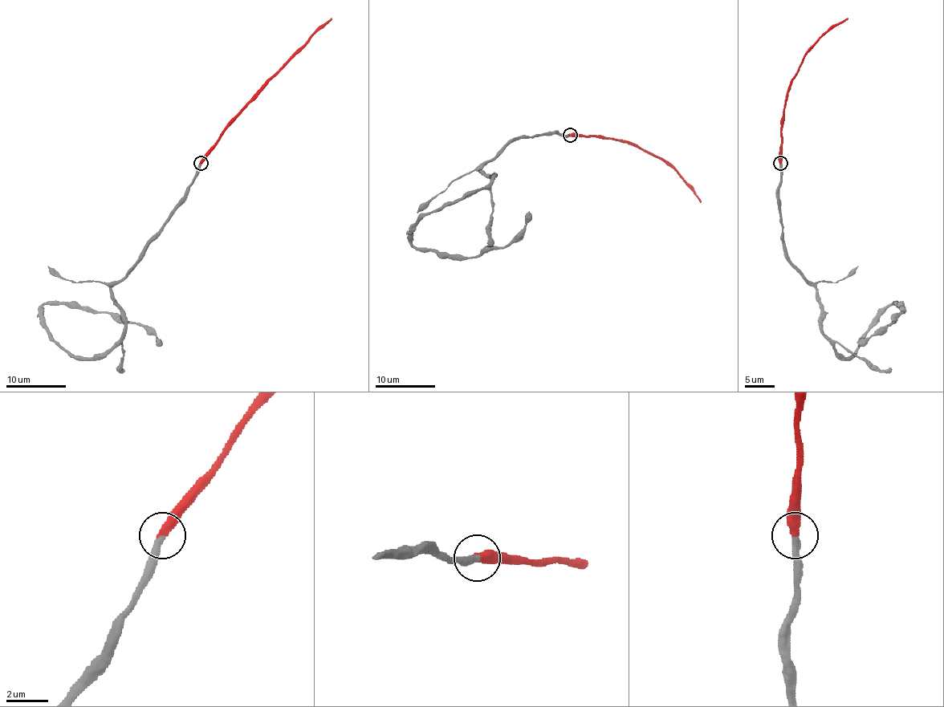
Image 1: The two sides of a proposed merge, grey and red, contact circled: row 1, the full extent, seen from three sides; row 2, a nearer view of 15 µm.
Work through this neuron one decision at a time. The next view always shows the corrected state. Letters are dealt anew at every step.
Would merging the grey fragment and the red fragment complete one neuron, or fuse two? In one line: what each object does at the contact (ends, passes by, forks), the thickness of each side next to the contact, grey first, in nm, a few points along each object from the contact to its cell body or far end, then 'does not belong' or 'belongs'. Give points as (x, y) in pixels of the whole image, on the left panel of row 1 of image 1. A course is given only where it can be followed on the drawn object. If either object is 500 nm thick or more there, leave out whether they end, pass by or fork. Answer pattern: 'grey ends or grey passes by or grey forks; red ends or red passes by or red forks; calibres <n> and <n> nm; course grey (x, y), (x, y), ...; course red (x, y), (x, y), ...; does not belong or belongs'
grey ends; red ends; calibres 320 and 440 nm; course grey (201, 163), (111, 288), (125, 331), (108, 349), (75, 358), (42, 306), (107, 312), (160, 345); course red (201, 163), (226, 123), (331, 18); belongs

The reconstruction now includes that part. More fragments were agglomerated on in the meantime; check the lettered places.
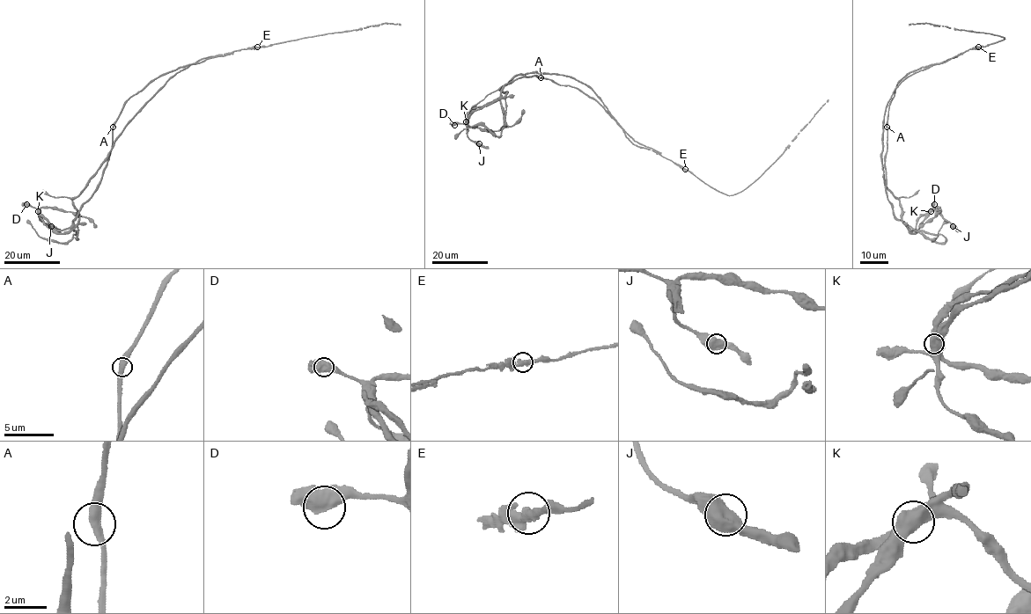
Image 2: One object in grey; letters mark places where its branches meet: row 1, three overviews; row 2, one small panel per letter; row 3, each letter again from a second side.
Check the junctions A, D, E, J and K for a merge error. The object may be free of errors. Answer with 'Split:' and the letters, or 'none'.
Split: K

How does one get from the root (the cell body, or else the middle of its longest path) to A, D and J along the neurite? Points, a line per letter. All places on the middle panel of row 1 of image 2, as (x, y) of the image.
A: (598, 95), (612, 116), (597, 101), (578, 89), (541, 76)
D: (598, 95), (570, 76), (519, 74), (500, 90), (507, 93), (504, 98), (475, 107), (465, 123), (454, 125)
J: (598, 95), (570, 76), (517, 75), (500, 90), (504, 98), (467, 116), (467, 135), (479, 143)

